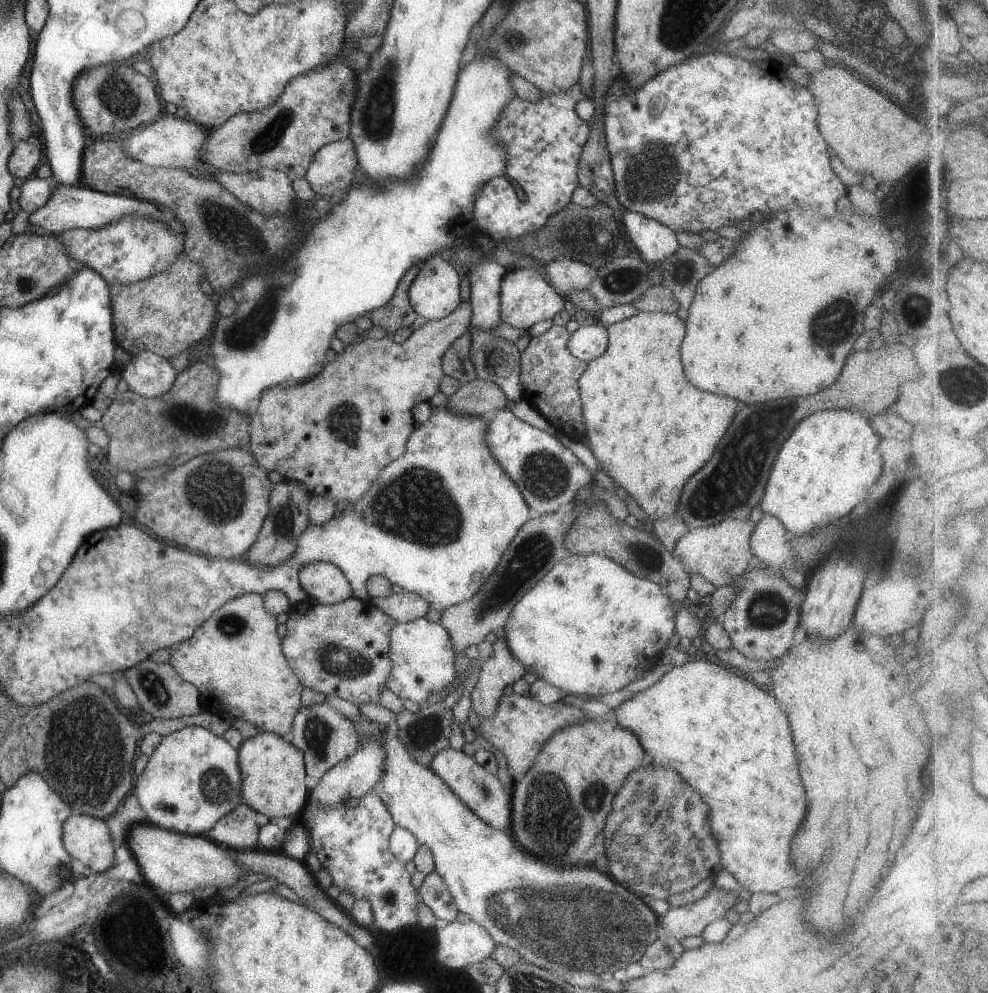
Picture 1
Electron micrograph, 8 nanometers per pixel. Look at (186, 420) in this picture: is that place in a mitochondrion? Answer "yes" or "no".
yes

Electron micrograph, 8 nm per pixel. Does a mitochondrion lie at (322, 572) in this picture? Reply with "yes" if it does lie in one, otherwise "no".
no

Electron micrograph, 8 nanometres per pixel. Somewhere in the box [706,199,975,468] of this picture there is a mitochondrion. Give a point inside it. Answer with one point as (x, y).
(831, 325)

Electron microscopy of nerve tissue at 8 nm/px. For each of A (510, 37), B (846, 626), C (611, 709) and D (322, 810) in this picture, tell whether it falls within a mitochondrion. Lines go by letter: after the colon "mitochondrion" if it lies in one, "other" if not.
A: mitochondrion
B: other
C: other
D: other

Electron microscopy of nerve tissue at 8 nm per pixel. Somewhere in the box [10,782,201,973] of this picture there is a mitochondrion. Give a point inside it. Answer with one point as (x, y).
(60, 872)

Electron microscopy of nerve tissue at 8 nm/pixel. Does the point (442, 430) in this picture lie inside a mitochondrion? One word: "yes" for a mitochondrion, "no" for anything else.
no

